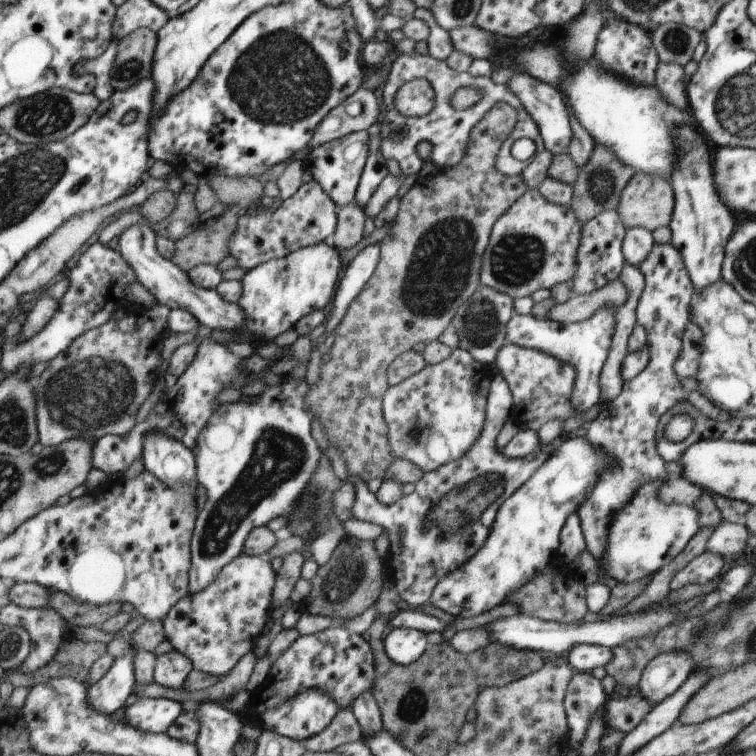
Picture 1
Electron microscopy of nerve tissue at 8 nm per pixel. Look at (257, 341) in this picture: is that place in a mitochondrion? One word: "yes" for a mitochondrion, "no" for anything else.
no

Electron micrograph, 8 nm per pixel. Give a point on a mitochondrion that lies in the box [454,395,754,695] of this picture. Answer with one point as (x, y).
(703, 634)

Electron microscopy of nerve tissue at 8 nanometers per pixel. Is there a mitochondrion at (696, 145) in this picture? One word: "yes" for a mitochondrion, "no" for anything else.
no

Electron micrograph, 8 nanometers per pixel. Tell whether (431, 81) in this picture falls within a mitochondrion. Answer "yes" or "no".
no

